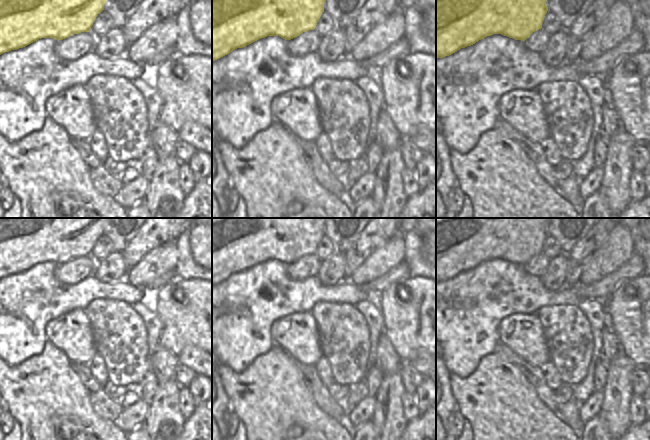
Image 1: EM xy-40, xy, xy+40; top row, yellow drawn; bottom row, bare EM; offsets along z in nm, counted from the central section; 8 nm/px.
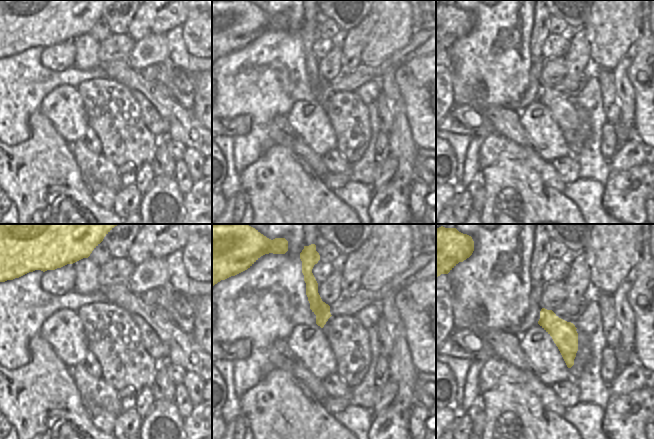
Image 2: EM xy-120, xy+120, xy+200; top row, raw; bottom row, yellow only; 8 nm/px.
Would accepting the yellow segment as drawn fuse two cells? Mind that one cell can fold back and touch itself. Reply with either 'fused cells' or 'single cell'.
single cell

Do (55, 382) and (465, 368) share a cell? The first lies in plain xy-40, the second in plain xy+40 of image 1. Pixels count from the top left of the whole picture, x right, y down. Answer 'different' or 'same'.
different

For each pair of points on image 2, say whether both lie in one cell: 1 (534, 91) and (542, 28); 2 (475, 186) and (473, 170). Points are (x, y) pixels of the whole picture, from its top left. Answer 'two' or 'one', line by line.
1: one
2: two

